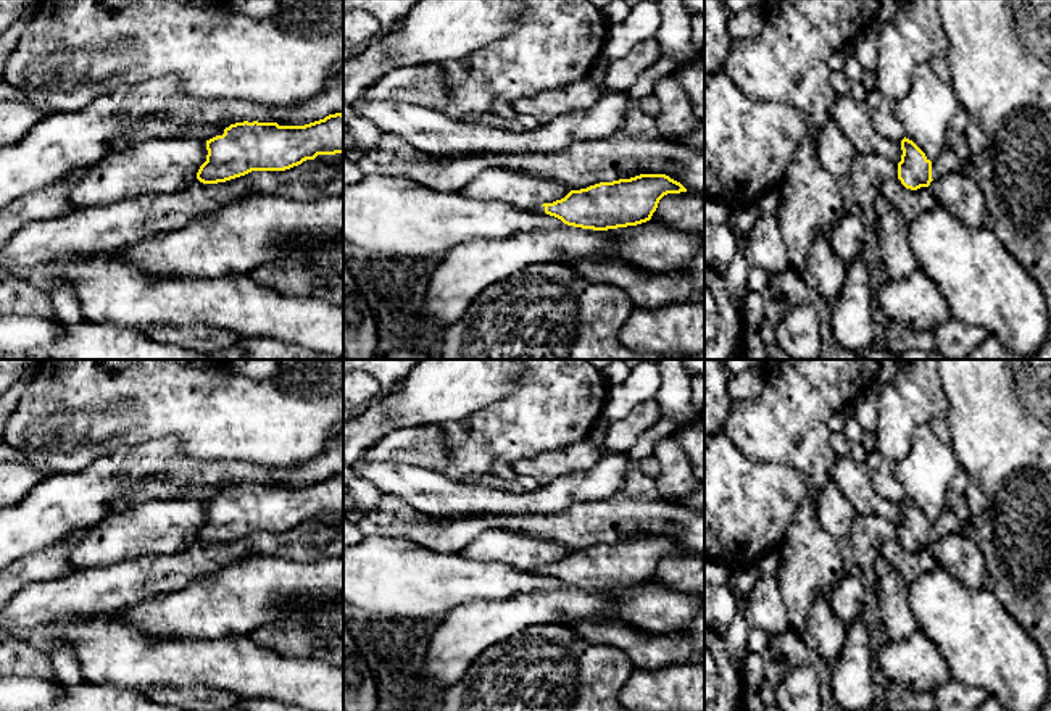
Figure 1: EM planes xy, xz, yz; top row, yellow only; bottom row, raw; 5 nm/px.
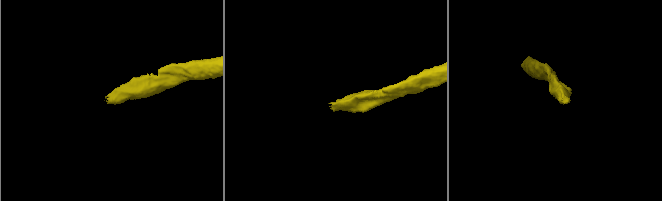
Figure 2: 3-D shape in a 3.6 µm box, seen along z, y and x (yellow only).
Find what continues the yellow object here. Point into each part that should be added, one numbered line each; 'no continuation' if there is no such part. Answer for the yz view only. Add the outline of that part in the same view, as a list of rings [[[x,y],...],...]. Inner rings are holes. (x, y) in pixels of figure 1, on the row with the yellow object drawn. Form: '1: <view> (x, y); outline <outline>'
1: yz (947, 162); outline [[[945,148],[933,161],[932,161],[932,179],[941,179],[949,173],[962,173],[969,166],[962,163],[949,148]]]

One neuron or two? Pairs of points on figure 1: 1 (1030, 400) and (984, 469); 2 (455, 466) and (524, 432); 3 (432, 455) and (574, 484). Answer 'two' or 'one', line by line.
1: one
2: one
3: two

